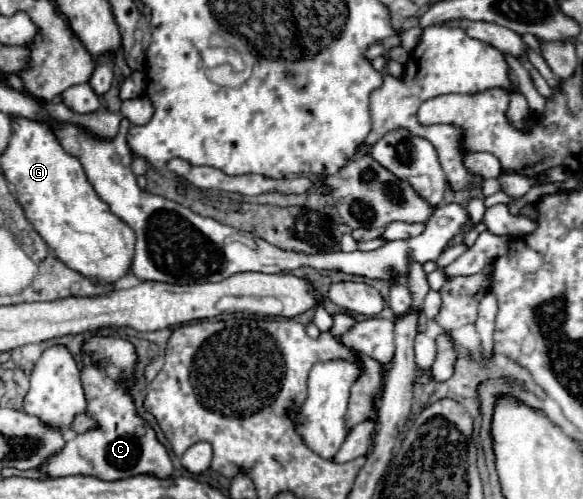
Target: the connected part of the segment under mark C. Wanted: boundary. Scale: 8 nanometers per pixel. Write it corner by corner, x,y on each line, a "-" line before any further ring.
91,336
81,346
83,368
81,384
87,398
87,414
97,422
95,428
75,434
63,448
61,454
53,456
41,470
49,476
97,476
101,480
121,480
137,474
151,474
157,478
169,478
173,474
173,464
167,448
159,442
157,432
145,422
131,396
131,386
135,384
137,350
129,340
115,336

